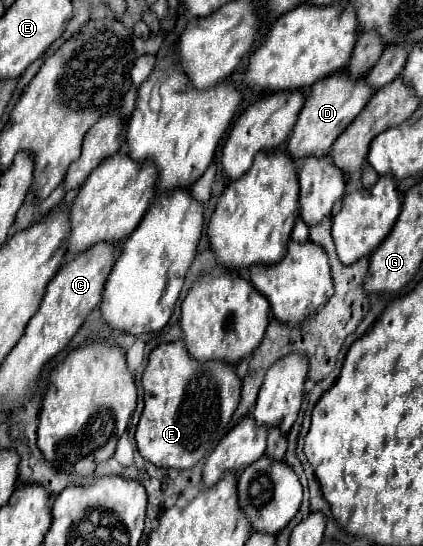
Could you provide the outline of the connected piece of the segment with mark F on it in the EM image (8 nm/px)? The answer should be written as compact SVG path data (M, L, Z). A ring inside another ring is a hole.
M183 340L159 344L149 356L141 382L145 390L145 408L135 432L137 448L149 462L163 468L193 468L203 458L209 444L223 434L241 396L241 380L235 374L235 366L227 362L193 360L189 358Z

